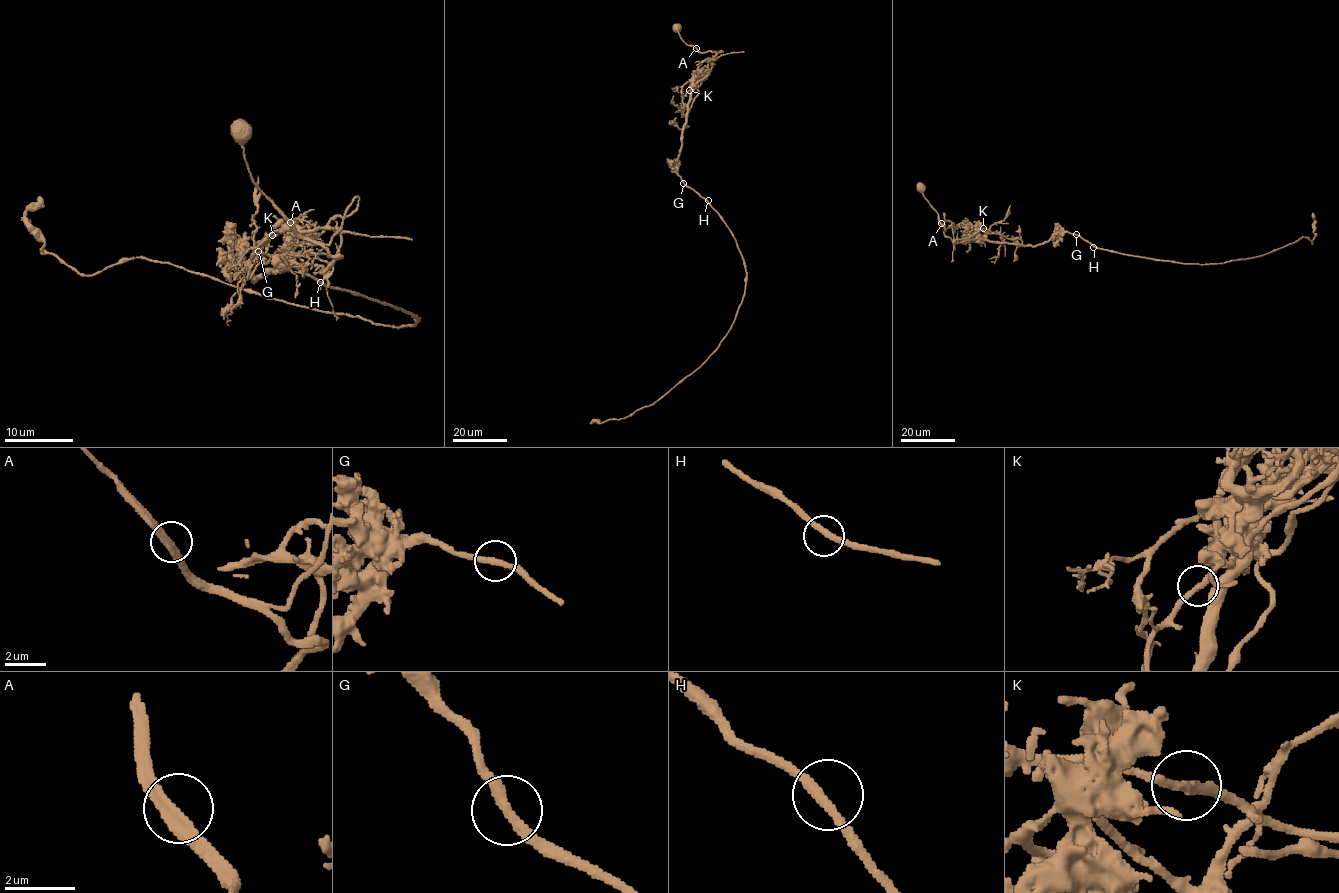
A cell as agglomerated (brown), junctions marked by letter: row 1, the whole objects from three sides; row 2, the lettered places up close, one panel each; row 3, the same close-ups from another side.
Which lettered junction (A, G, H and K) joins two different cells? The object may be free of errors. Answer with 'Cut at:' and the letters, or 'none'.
Cut at: A

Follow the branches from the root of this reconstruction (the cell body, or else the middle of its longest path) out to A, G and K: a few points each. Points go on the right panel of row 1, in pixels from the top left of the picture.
A: (921, 187), (923, 196), (941, 223)
G: (921, 187), (923, 196), (945, 228), (944, 234), (955, 242), (981, 238), (1037, 246), (1058, 233), (1076, 234)
K: (921, 187), (923, 196), (945, 228), (944, 232), (944, 220), (954, 226), (983, 228)

